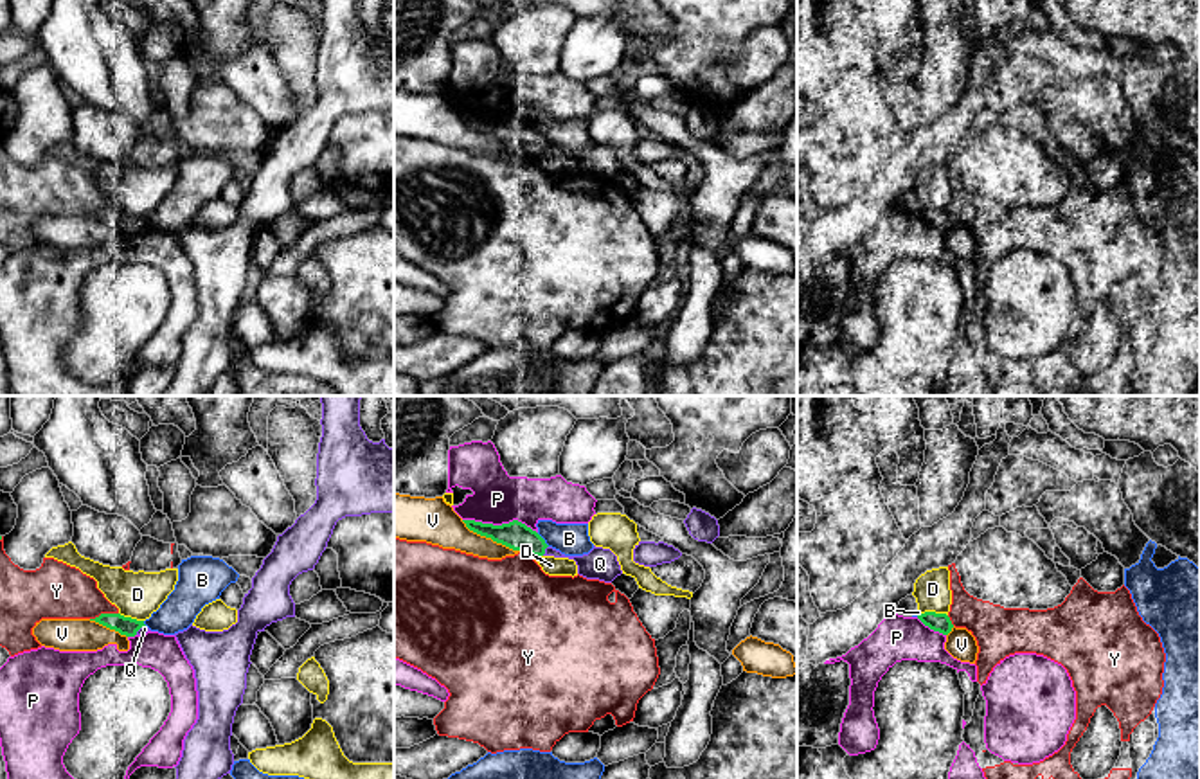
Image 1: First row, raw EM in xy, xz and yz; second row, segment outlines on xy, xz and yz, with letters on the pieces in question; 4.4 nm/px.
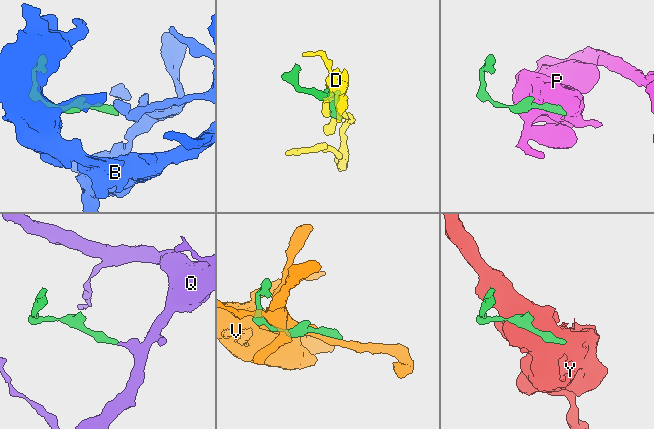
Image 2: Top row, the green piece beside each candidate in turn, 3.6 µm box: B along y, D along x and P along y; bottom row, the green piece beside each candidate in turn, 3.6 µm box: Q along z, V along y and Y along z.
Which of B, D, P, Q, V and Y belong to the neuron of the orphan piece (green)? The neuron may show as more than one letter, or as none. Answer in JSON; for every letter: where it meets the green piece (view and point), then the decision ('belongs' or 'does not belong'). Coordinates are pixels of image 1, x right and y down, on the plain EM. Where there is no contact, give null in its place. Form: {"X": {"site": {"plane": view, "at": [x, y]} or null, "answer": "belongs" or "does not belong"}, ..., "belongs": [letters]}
{"B": {"site": {"plane": "xz", "at": [544, 137]}, "answer": "does not belong"}, "D": {"site": {"plane": "yz", "at": [934, 209]}, "answer": "does not belong"}, "P": {"site": {"plane": "xz", "at": [502, 121]}, "answer": "does not belong"}, "Q": {"site": {"plane": "xz", "at": [544, 148]}, "answer": "belongs"}, "V": {"site": {"plane": "xz", "at": [490, 134]}, "answer": "does not belong"}, "Y": {"site": {"plane": "xy", "at": [103, 211]}, "answer": "does not belong"}, "belongs": ["Q"]}

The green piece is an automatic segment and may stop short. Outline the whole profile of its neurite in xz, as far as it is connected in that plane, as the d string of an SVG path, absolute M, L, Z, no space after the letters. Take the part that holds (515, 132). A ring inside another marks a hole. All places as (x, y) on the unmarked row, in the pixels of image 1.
M475 117L462 119L470 128L491 135L493 139L502 140L513 148L529 149L533 153L554 153L574 157L578 162L578 171L587 176L612 180L617 173L622 171L617 153L610 146L594 142L594 146L588 151L565 153L560 148L549 144L536 128L533 128L518 117L502 122L482 121Z

